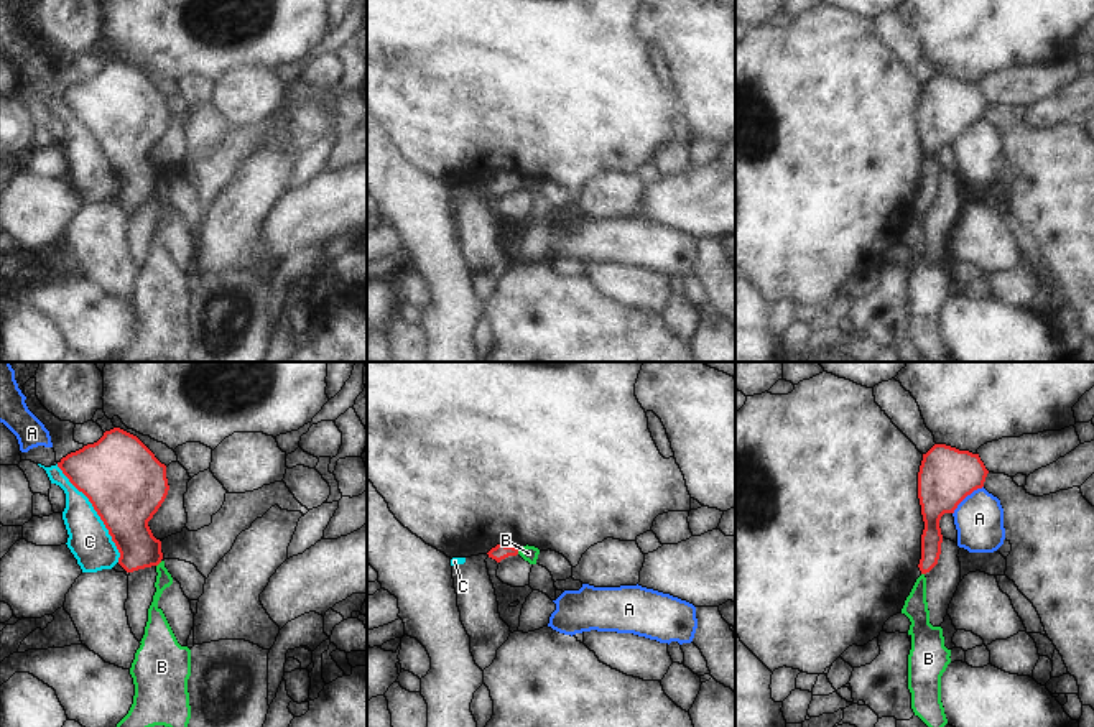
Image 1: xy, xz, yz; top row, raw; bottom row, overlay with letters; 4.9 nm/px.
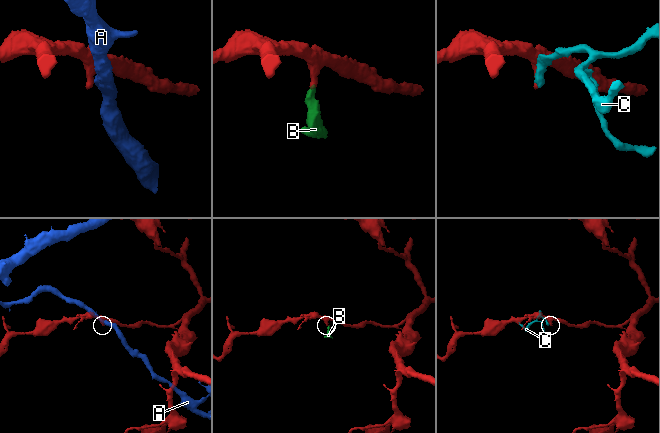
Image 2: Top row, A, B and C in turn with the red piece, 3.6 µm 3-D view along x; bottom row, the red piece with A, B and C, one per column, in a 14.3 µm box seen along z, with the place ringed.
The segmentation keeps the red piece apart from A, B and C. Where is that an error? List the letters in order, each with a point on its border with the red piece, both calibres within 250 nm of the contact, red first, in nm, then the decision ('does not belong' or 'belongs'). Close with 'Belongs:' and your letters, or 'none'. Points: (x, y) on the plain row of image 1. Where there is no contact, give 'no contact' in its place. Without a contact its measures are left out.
A: meets red in yz at (966, 127); 280 nm thick on the red side, 240 nm on the other; does not belong
B: meets red in xy at (158, 194); 200 nm thick on the red side, 80 nm on the other; does not belong
C: meets red in xy at (97, 145); 380 nm thick on the red side, 200 nm on the other; does not belong
Belongs: none

